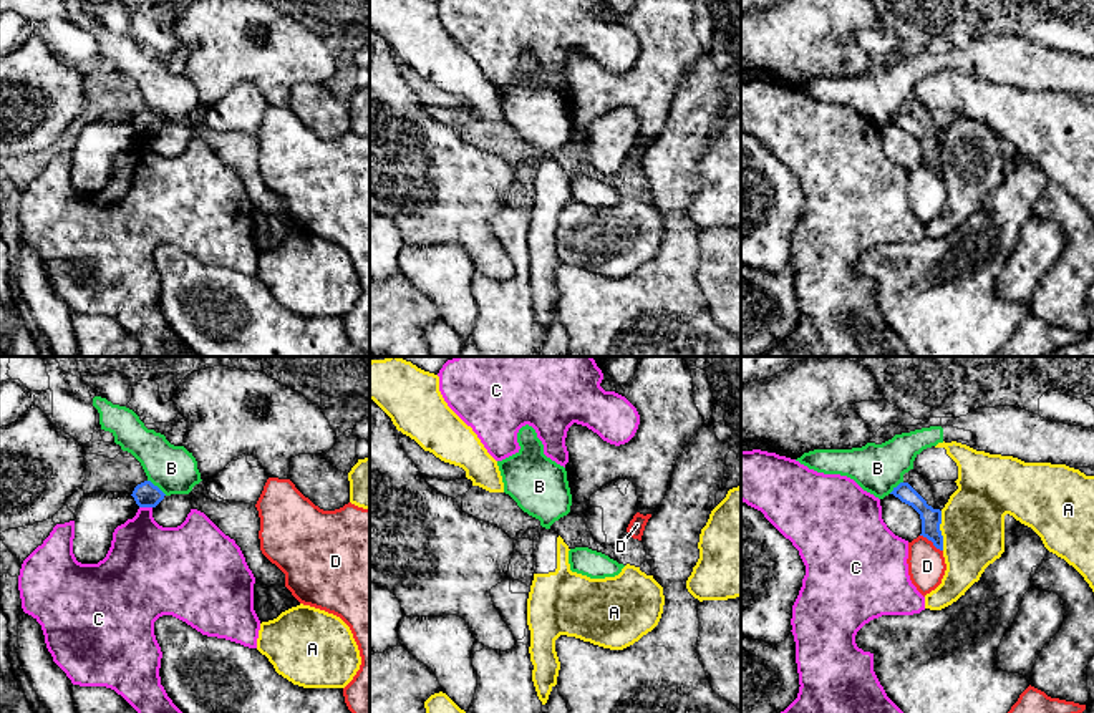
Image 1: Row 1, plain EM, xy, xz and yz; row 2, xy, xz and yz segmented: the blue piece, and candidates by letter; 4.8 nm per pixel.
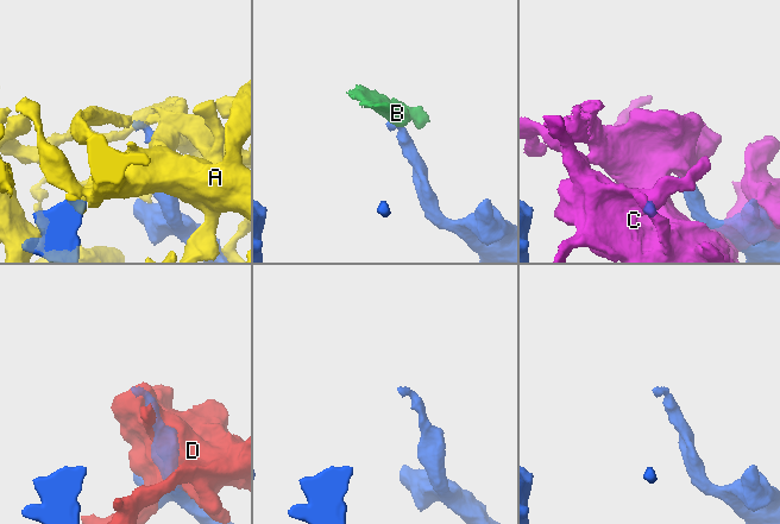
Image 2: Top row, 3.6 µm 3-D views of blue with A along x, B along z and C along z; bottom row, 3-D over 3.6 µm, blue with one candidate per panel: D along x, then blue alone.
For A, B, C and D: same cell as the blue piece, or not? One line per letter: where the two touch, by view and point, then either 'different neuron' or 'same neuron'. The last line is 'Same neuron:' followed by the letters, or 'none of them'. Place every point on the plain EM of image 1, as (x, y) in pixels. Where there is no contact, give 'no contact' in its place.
A: yz (940, 160) | different neuron
B: xy (156, 115) | different neuron
C: xy (146, 135) | different neuron
D: yz (932, 169) | different neuron
Same neuron: none of them

